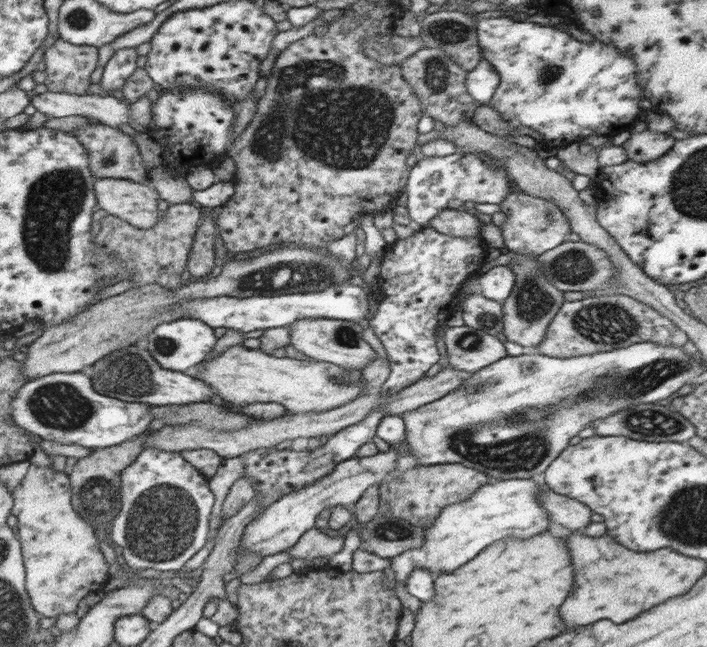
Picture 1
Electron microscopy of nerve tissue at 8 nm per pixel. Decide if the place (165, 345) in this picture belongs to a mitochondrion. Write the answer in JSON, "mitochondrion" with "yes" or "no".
{"mitochondrion":"yes"}

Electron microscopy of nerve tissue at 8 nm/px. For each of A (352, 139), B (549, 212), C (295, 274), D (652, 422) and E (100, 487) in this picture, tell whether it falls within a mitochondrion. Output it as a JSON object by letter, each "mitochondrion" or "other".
{"A":"mitochondrion","B":"mitochondrion","C":"mitochondrion","D":"mitochondrion","E":"mitochondrion"}

